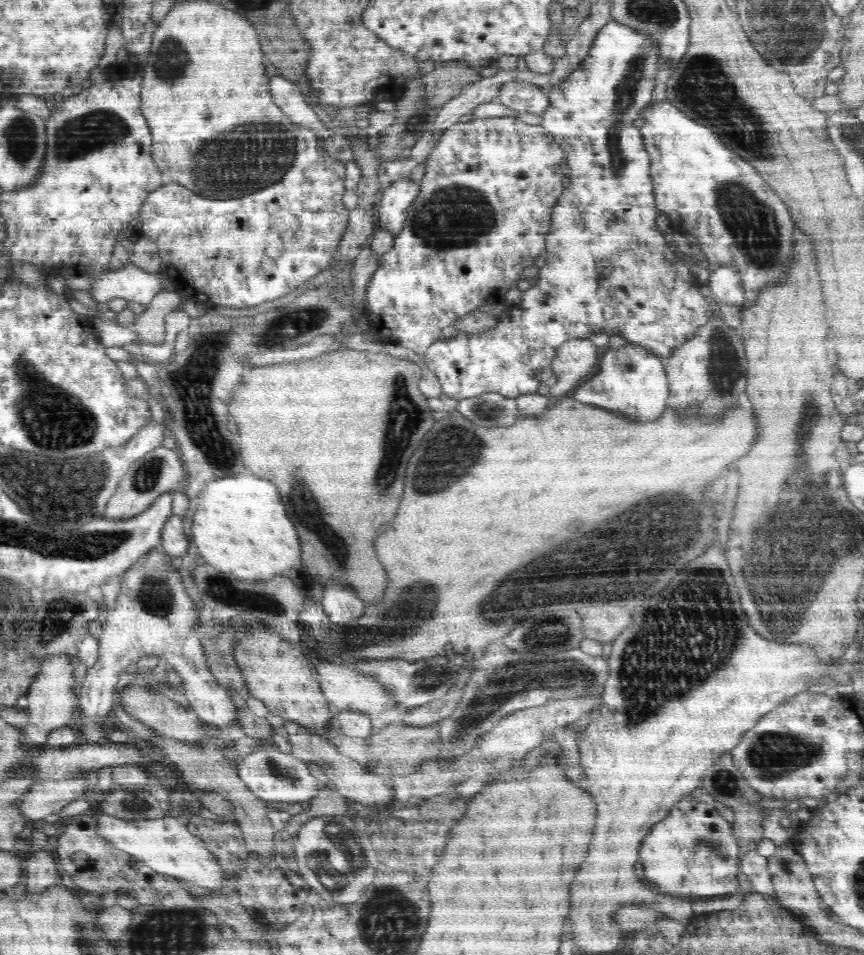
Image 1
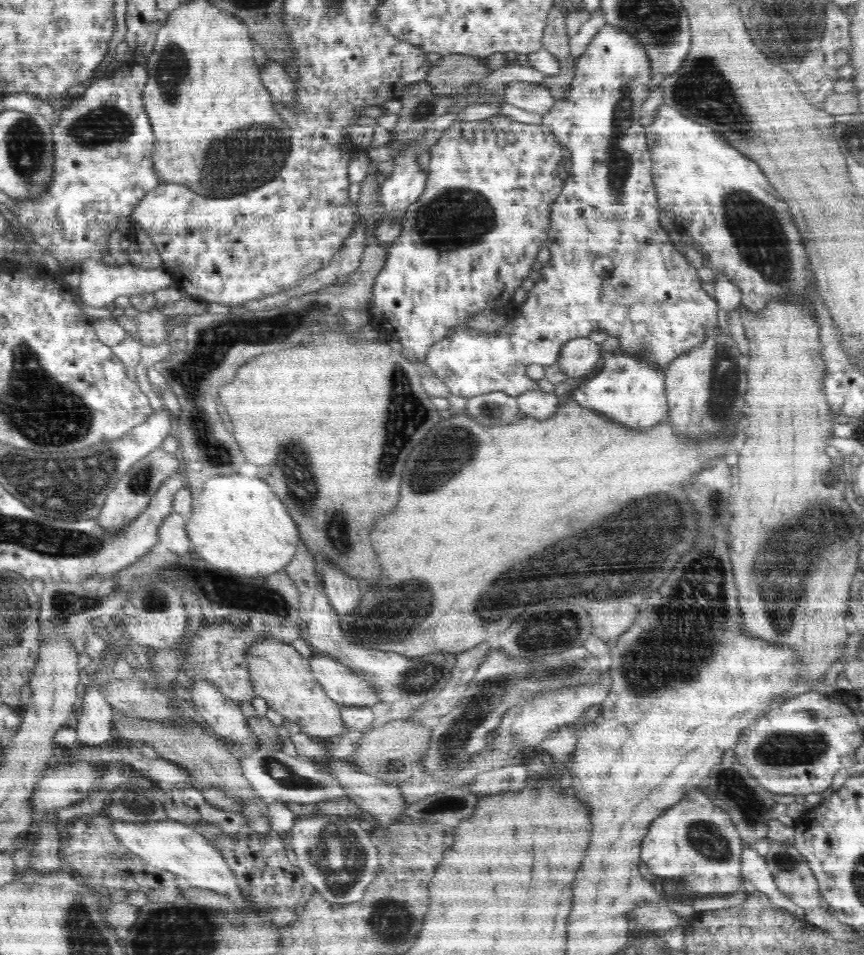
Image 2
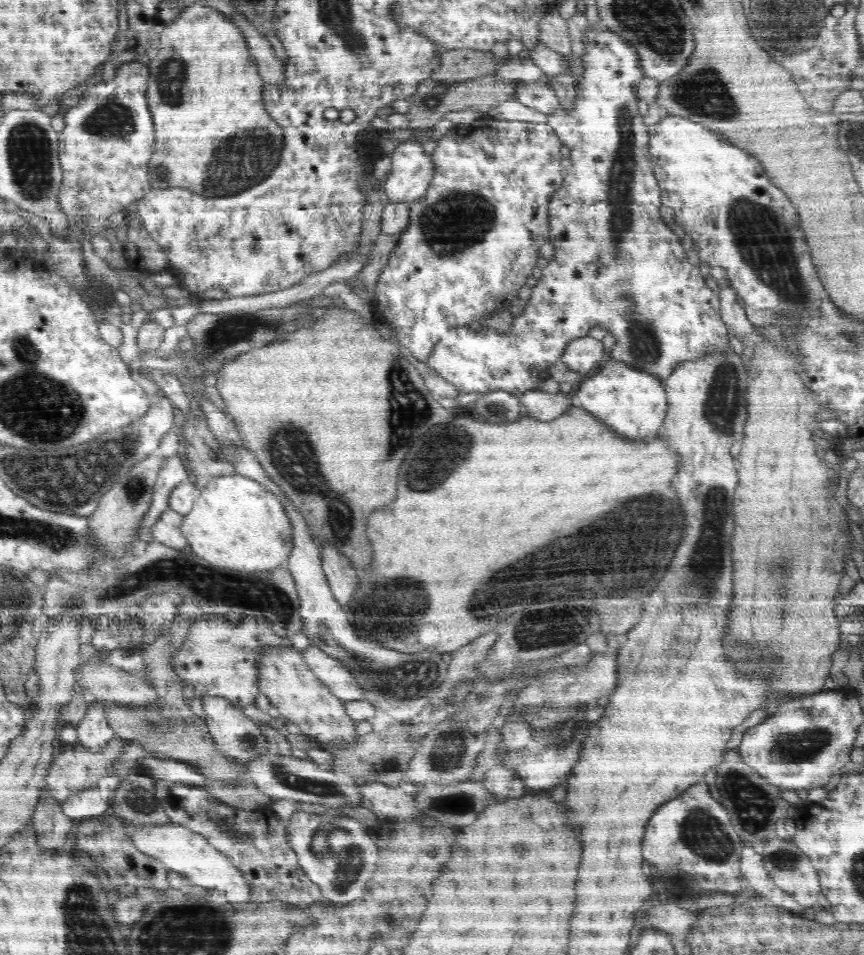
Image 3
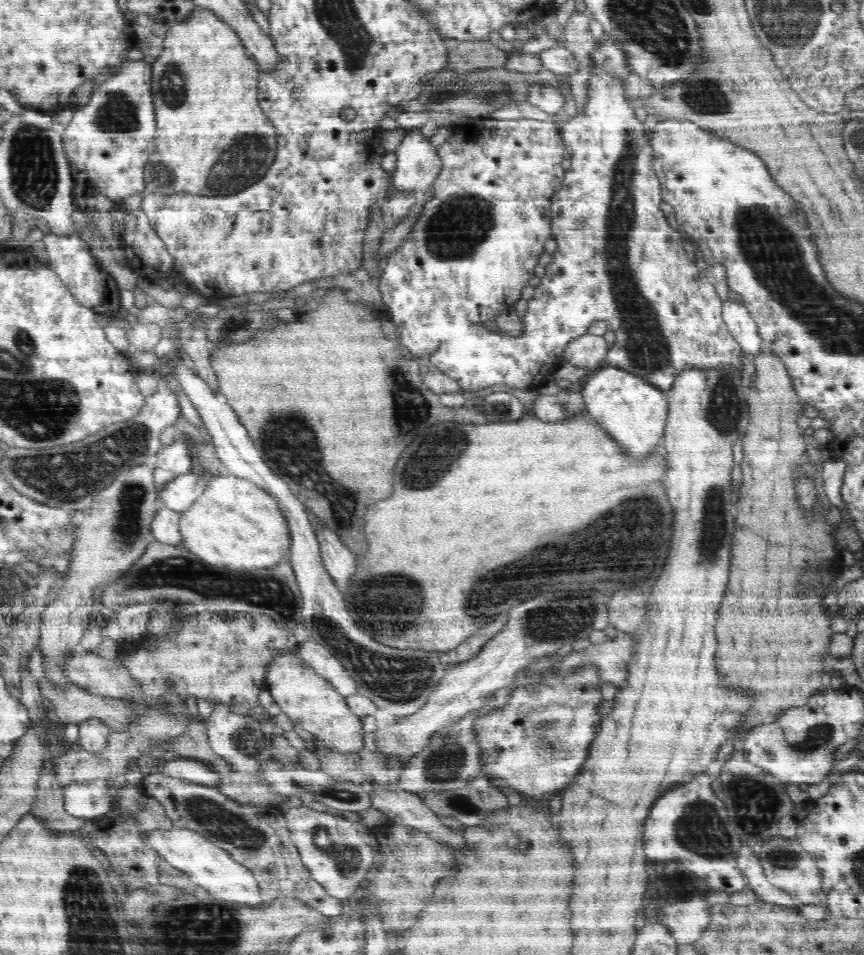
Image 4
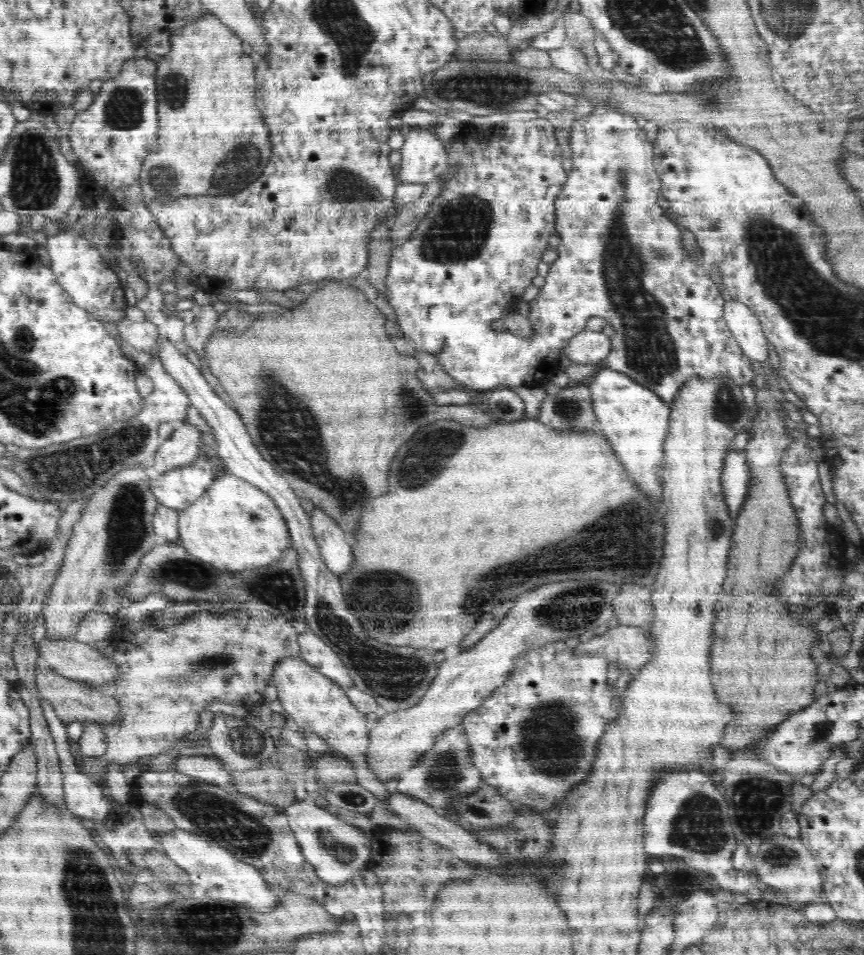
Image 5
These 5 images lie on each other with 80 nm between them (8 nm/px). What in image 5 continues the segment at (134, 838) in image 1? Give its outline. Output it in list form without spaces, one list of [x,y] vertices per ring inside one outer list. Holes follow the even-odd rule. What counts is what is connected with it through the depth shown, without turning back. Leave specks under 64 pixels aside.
[[[174,830],[168,834],[158,836],[156,849],[166,853],[170,860],[185,870],[188,878],[201,885],[207,892],[210,900],[222,899],[235,903],[246,904],[252,912],[270,912],[278,898],[270,892],[268,884],[262,880],[260,872],[235,857],[228,849],[213,843],[207,838],[186,832]]]

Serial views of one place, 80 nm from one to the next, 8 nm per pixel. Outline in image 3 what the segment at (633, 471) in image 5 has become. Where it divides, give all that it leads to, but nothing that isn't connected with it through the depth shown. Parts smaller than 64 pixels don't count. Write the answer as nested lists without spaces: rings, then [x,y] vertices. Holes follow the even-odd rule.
[[[608,359],[604,361],[604,368],[596,375],[585,379],[573,395],[577,406],[587,410],[610,428],[614,428],[624,438],[634,441],[656,436],[660,428],[663,428],[668,410],[665,394],[665,383],[658,377],[620,360]]]

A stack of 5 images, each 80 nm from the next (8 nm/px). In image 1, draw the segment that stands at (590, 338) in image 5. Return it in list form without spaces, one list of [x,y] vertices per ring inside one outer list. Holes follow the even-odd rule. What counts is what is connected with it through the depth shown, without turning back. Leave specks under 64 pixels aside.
[[[576,338],[560,346],[549,366],[557,381],[549,388],[550,394],[564,396],[577,388],[578,380],[588,376],[598,359],[598,347],[588,338]]]

